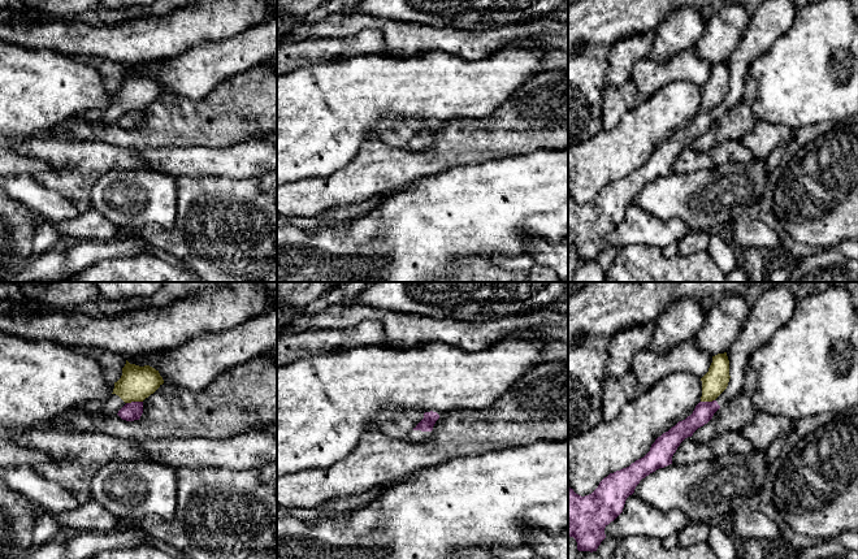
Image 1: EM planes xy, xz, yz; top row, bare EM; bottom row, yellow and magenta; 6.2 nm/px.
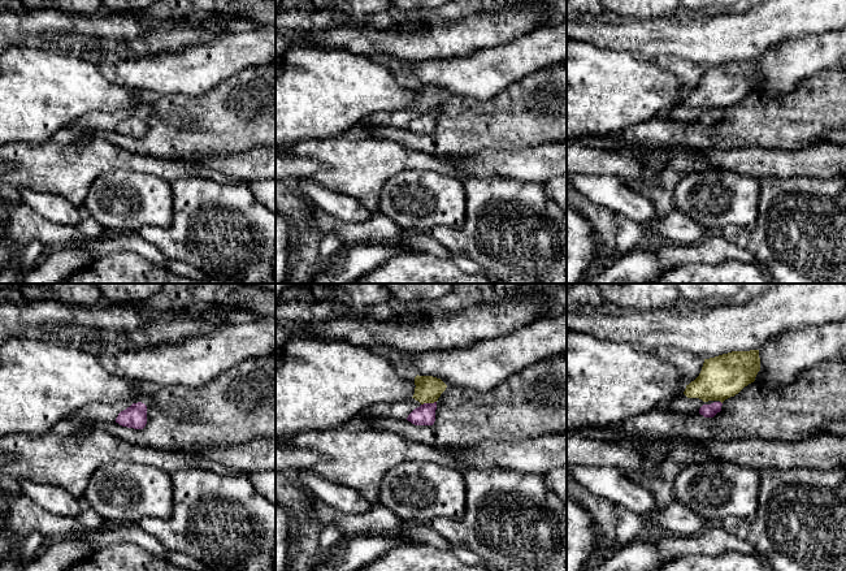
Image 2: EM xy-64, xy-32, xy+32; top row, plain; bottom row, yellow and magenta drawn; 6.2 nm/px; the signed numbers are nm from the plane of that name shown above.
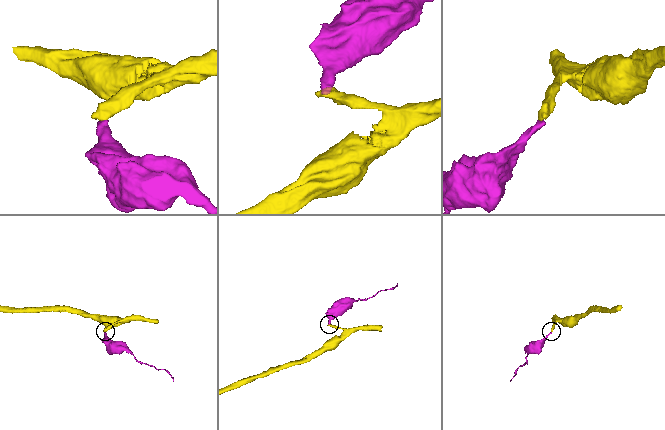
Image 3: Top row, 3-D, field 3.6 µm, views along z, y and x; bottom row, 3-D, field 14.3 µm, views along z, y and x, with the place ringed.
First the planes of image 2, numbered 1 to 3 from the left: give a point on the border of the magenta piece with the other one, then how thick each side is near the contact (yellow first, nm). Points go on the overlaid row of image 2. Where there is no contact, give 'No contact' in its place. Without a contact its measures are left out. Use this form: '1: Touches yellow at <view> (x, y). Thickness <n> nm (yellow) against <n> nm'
1: No contact
2: Touches yellow at xy-32 (428, 402). Thickness 160 nm (yellow) against 130 nm
3: No contact

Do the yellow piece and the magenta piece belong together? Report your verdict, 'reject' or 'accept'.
reject

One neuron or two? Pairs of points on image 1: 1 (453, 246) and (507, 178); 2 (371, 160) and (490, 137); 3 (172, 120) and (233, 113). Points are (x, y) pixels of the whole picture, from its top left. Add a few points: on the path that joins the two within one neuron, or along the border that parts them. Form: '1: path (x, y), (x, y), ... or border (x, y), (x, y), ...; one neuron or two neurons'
1: path (462, 229), (495, 195); one neuron
2: path (401, 160), (433, 160), (455, 142), (460, 142); one neuron
3: path (187, 120), (204, 120), (208, 116), (217, 116); one neuron

